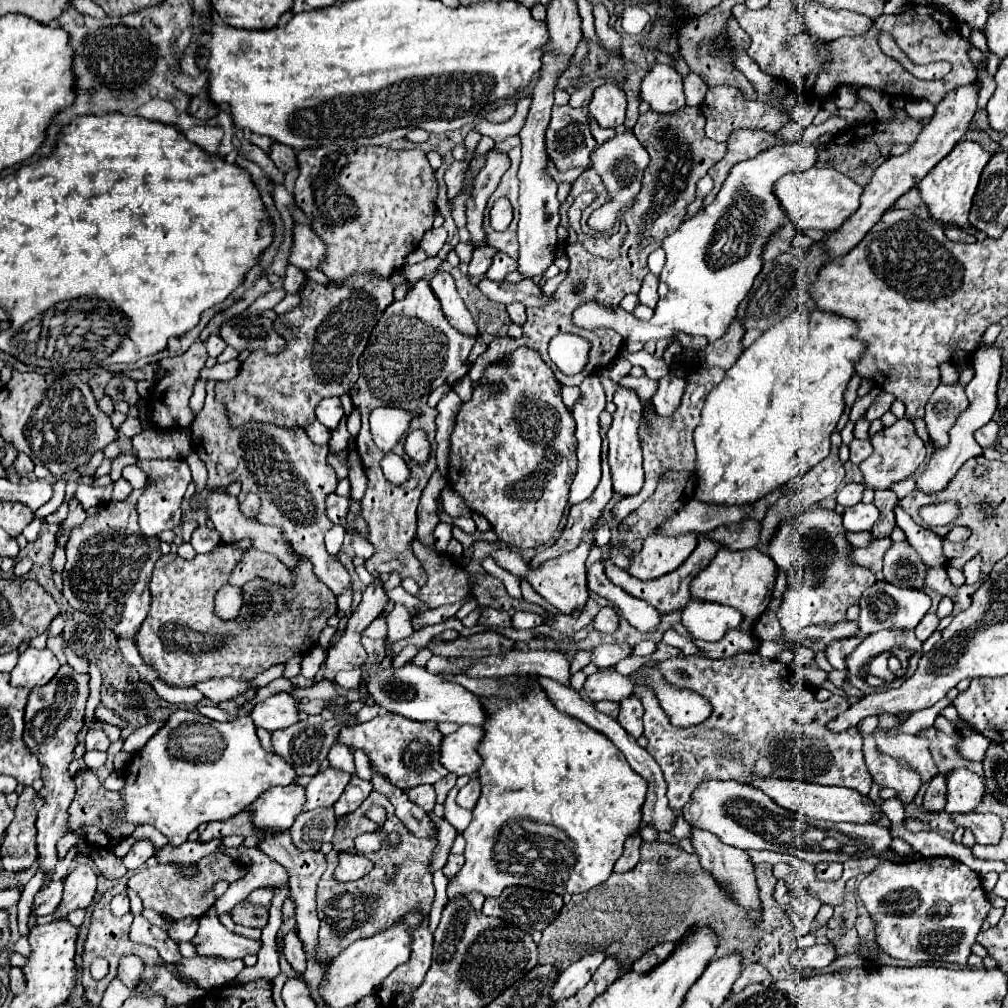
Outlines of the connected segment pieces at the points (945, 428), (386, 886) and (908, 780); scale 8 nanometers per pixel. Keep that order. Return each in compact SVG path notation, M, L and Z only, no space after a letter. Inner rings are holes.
M939 386L933 396L929 398L925 406L925 424L929 438L935 448L945 448L947 434L961 412L969 408L969 400L965 396L965 390L955 386Z
M371 792L369 798L347 816L347 826L337 830L337 836L333 838L333 850L327 854L327 870L323 872L319 886L317 886L317 912L319 912L319 920L321 920L321 930L319 930L319 960L329 960L335 958L343 948L347 948L351 942L359 940L359 938L369 938L381 930L385 930L389 924L393 924L393 920L399 920L405 912L409 912L409 908L413 908L413 904L429 904L429 900L433 900L435 896L435 888L433 888L433 878L431 878L431 858L433 852L439 844L439 838L417 838L413 832L409 832L403 822L395 816L391 802L379 794L379 792ZM373 806L381 806L387 810L387 820L381 826L383 832L383 840L389 840L389 834L395 832L399 834L401 842L399 846L391 846L389 842L383 844L383 848L379 852L367 854L367 858L373 862L373 870L363 876L361 880L355 882L339 882L335 880L333 872L337 868L337 856L341 852L355 852L353 840L359 832L371 832L377 828L375 822L371 822L365 812L369 812Z
M865 738L863 752L873 780L883 788L895 788L899 794L897 798L903 804L909 804L915 798L917 790L921 788L919 776L903 760L881 754L873 738Z

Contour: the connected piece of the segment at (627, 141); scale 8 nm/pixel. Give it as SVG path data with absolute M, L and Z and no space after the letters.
M625 132L625 134L617 134L615 138L607 140L605 144L597 146L591 152L591 168L601 176L607 194L609 194L609 202L603 204L601 208L597 208L591 216L589 216L589 228L603 234L609 232L621 218L623 214L635 204L635 198L641 190L641 180L643 180L643 170L649 164L649 154L645 152L643 144L633 136L633 132Z

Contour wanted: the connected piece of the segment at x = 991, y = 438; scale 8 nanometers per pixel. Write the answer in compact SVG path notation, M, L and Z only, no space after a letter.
M989 422L989 424L981 426L981 428L975 432L975 440L977 440L983 448L995 448L995 444L997 444L997 424L995 424L995 422Z

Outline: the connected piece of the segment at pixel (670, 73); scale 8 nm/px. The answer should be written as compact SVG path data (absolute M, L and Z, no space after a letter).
M655 64L641 80L641 98L655 112L675 112L685 106L683 78L669 64Z

